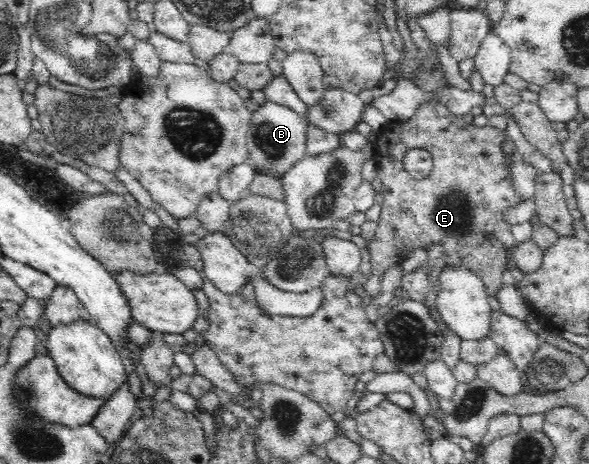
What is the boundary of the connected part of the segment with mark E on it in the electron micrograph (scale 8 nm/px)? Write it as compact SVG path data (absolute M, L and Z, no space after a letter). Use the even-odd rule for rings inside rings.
M428 102L427 104L423 104L417 108L415 116L412 118L409 118L407 121L390 122L390 124L385 127L383 133L377 137L377 141L374 143L376 149L374 159L378 164L378 177L382 182L380 192L383 195L383 203L381 217L378 221L374 240L368 243L366 246L369 248L369 253L372 259L370 260L370 275L367 282L362 285L362 287L366 290L368 296L372 296L374 298L378 296L381 290L380 279L386 270L393 268L393 266L400 265L401 261L405 260L405 258L407 258L407 256L409 256L413 250L417 250L417 248L431 250L434 244L441 244L441 246L443 246L442 255L448 258L446 266L462 266L463 268L474 272L483 281L488 294L495 297L497 296L497 292L499 292L499 290L501 290L501 286L504 285L502 281L503 273L510 268L510 263L508 262L509 260L507 257L508 249L505 248L503 242L500 242L500 240L495 236L494 228L497 223L504 220L505 210L513 208L513 206L519 206L521 202L525 202L523 199L519 199L519 197L516 195L511 178L512 170L509 170L507 167L509 164L507 164L504 159L504 157L508 156L502 151L502 143L505 141L505 138L507 138L507 136L506 132L503 130L498 130L497 128L492 128L488 125L481 128L481 126L475 126L473 123L466 124L462 121L461 117L453 115L441 102ZM413 148L423 148L432 155L434 165L430 175L427 176L427 178L413 180L409 172L405 170L404 157L407 155L407 152Z

